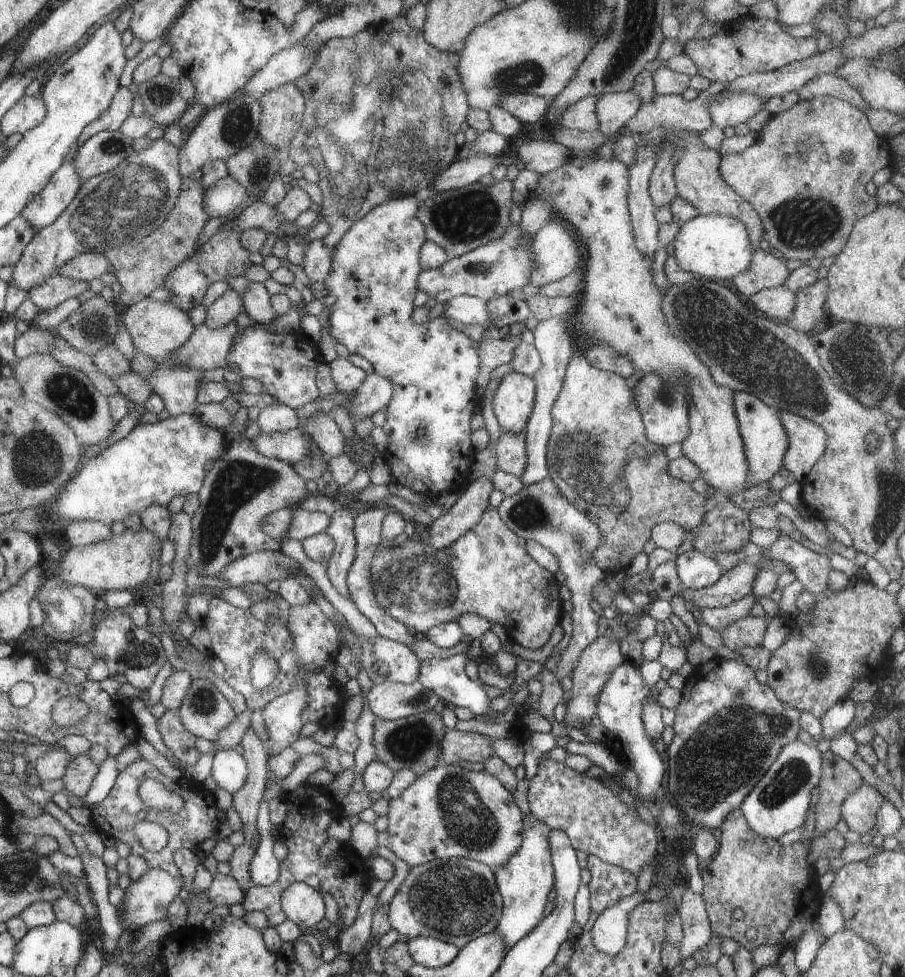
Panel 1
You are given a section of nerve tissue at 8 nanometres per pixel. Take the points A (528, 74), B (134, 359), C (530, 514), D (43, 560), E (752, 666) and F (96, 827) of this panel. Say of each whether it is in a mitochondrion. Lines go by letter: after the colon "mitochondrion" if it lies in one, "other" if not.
A: mitochondrion
B: other
C: mitochondrion
D: other
E: other
F: other

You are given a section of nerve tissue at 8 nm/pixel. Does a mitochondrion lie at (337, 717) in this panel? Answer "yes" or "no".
no

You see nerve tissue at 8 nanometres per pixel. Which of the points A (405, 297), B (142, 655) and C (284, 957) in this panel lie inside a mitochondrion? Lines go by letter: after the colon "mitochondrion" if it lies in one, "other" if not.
A: other
B: mitochondrion
C: other

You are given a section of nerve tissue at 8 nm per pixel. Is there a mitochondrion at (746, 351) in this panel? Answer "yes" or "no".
yes

